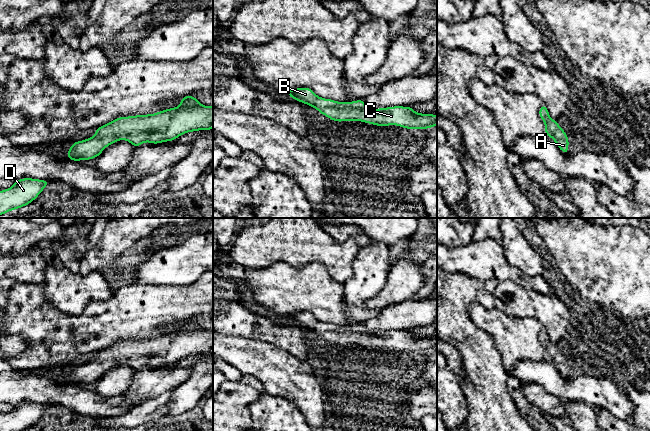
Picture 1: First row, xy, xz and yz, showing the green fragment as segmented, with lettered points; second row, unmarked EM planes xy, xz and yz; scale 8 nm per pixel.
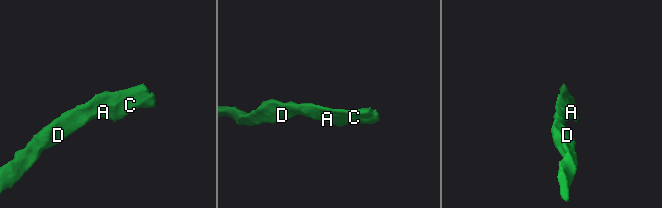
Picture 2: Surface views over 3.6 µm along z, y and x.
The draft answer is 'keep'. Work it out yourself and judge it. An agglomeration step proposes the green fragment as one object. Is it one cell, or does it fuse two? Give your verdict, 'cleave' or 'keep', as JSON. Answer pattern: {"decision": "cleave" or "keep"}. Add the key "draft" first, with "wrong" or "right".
{"draft": "right", "decision": "keep"}

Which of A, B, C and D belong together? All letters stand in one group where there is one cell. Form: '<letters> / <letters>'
A B C D

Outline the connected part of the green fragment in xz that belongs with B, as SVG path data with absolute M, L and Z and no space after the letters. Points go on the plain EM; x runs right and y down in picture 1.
M303 311L285 314L292 323L310 329L320 338L336 346L361 345L376 350L397 349L407 353L428 353L437 349L437 339L421 338L412 334L412 330L393 330L369 333L364 324L337 326L317 320L312 313Z

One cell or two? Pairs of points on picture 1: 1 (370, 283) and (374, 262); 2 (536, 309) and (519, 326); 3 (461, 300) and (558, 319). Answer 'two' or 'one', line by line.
1: one
2: two
3: two

